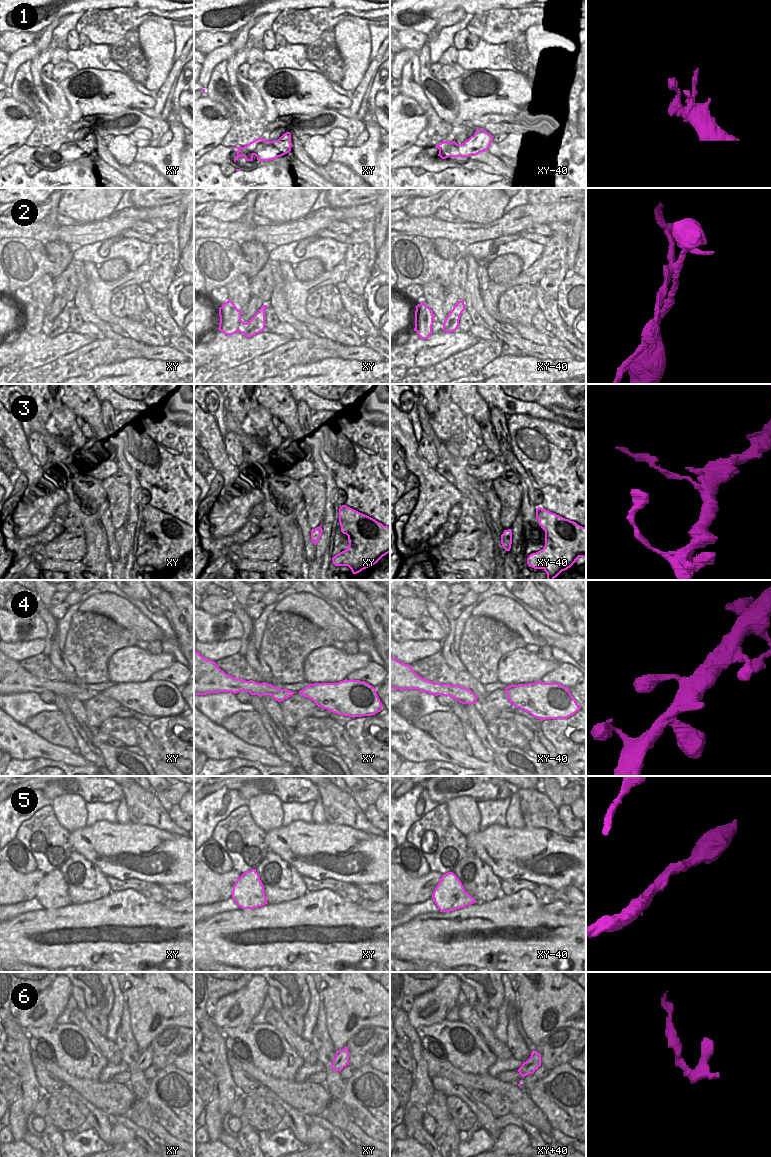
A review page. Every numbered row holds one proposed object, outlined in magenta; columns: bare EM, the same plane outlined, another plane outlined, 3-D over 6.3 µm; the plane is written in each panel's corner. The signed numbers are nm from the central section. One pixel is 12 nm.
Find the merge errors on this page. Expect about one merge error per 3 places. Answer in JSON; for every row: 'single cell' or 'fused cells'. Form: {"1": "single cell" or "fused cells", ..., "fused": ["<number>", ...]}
{"1": "single cell", "2": "fused cells", "3": "fused cells", "4": "single cell", "5": "single cell", "6": "single cell", "fused": ["2", "3"]}

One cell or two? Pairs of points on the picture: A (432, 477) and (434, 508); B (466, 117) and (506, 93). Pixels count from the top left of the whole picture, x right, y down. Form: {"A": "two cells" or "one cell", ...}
{"A": "one cell", "B": "one cell"}

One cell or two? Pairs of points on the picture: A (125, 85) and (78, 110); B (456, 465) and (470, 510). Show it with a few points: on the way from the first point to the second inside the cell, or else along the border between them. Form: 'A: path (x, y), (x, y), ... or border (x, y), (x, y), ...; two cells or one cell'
A: path (113, 96), (104, 101), (90, 101); one cell
B: path (461, 476), (465, 483), (466, 499); one cell

